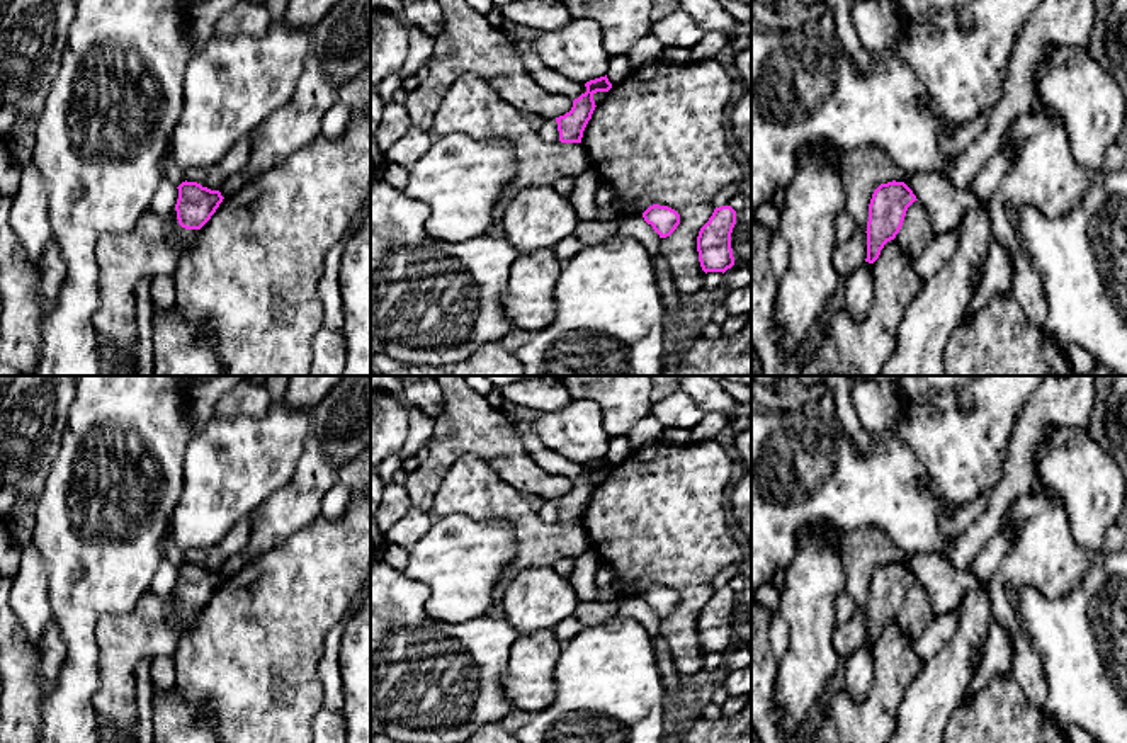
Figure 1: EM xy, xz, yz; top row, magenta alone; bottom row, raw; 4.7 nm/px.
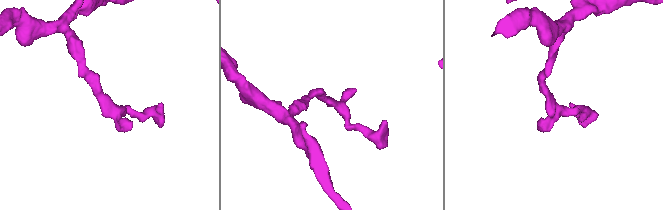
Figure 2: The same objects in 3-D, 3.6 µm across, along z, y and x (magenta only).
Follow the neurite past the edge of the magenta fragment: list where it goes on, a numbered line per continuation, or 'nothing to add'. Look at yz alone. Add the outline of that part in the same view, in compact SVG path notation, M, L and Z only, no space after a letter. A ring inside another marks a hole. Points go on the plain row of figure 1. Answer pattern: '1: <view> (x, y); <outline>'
nothing to add

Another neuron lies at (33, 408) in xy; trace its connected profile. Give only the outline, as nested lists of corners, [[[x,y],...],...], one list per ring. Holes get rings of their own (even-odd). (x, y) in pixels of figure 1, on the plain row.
[[[12,376],[0,396],[0,457],[5,485],[39,502],[59,452],[76,376]]]

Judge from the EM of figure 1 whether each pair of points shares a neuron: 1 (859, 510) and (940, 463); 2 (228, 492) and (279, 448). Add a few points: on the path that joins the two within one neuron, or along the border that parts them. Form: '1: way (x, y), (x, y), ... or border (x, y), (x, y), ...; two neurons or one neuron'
1: border (900, 441), (922, 468), (928, 490), (949, 504); two neurons
2: way (240, 480), (267, 453); one neuron

